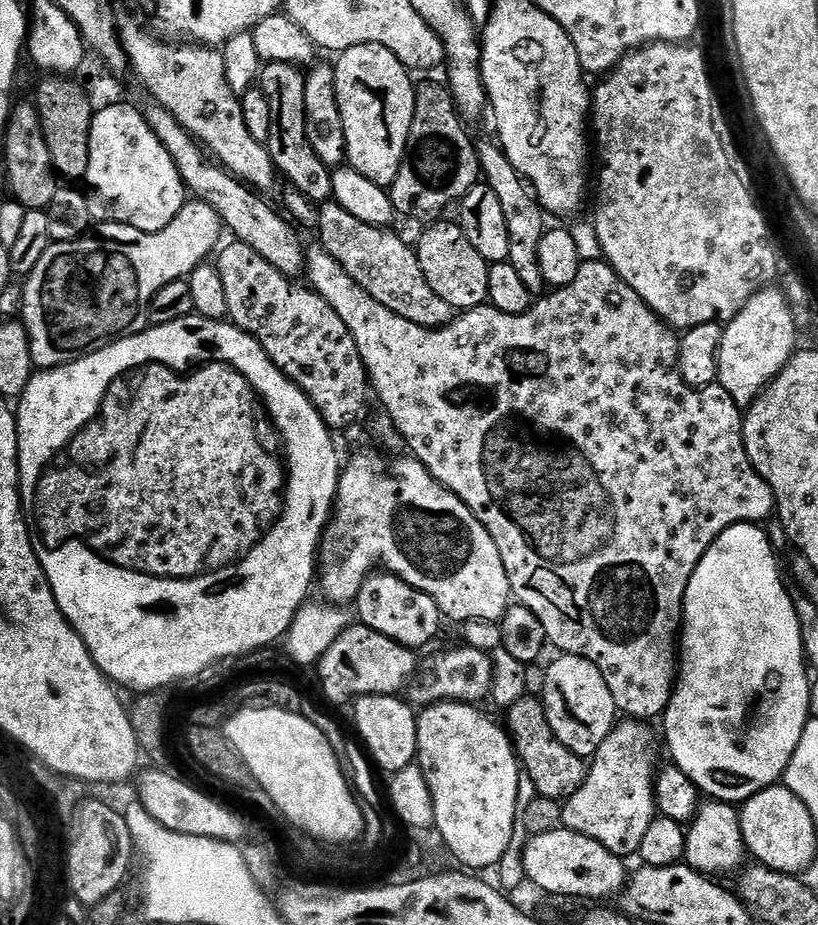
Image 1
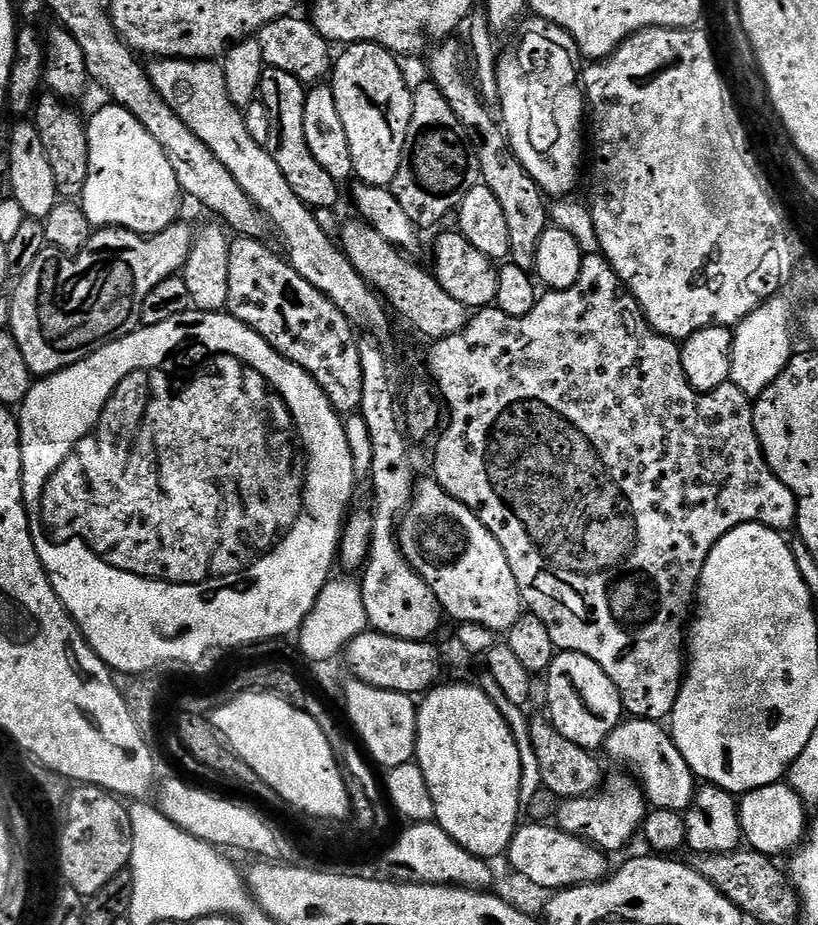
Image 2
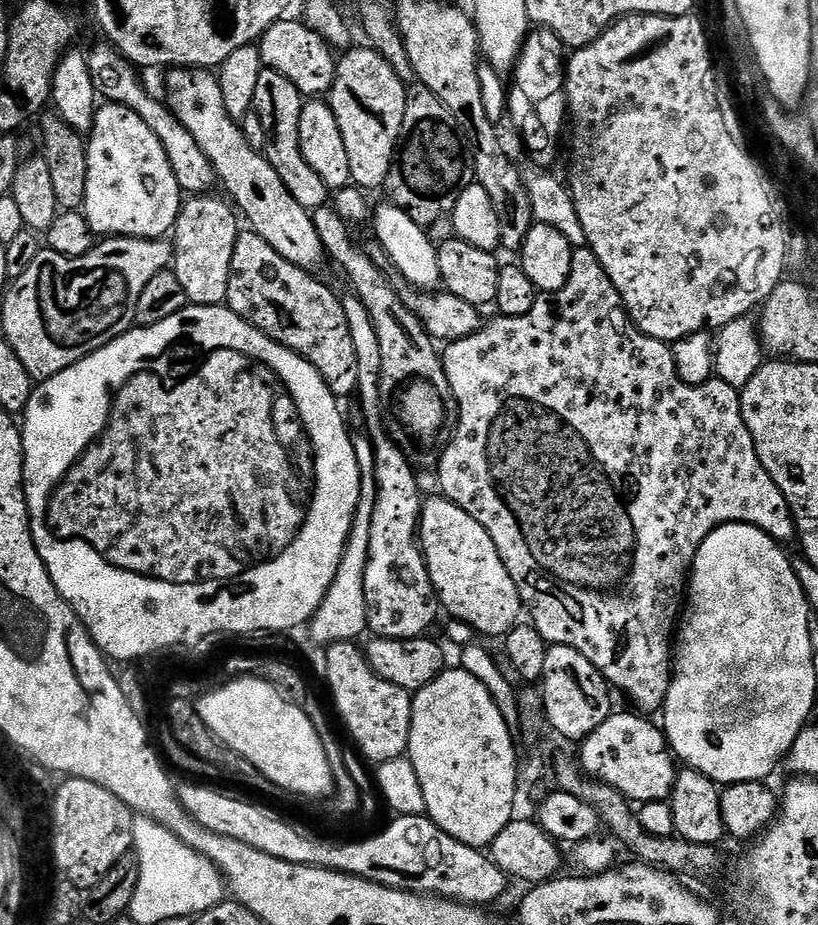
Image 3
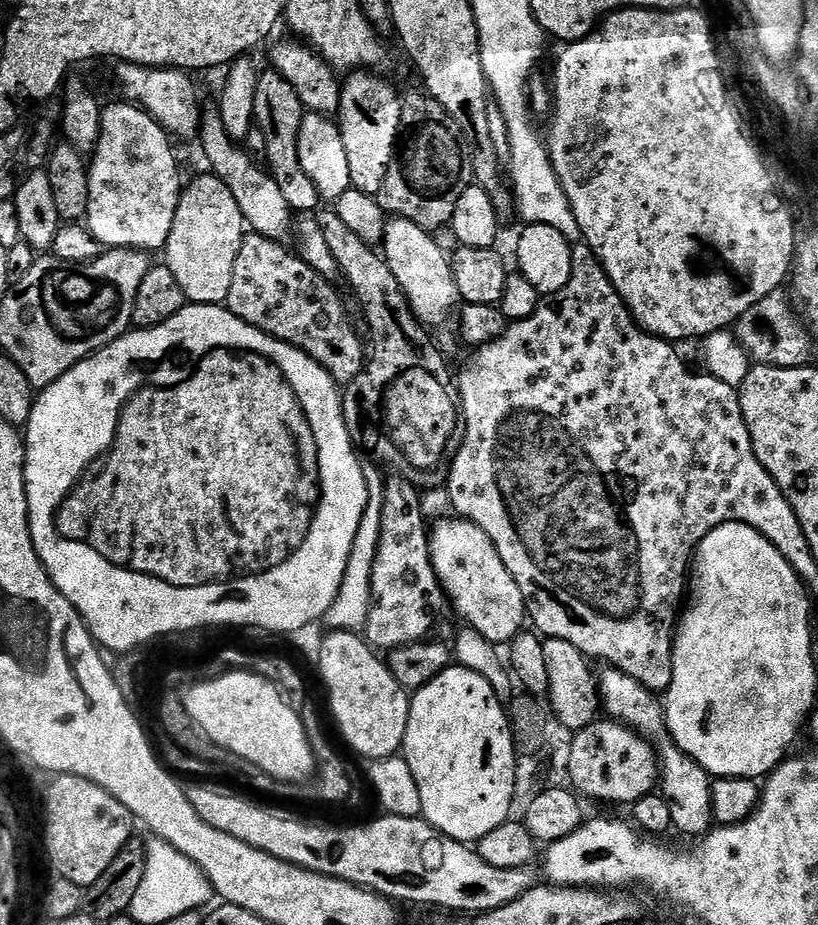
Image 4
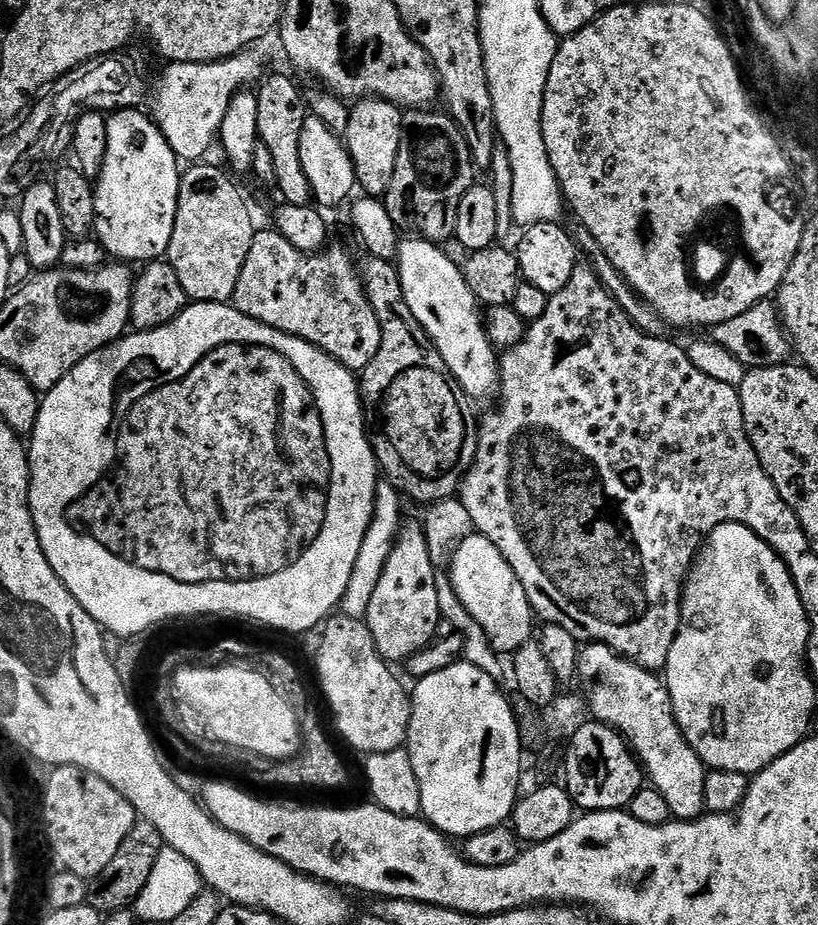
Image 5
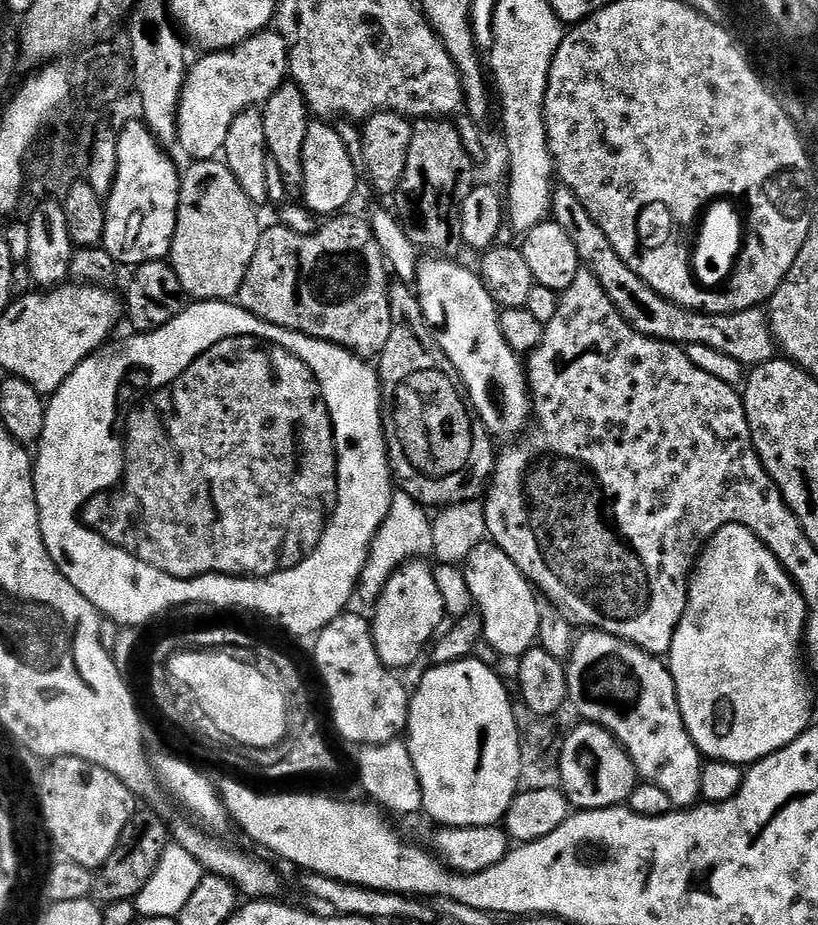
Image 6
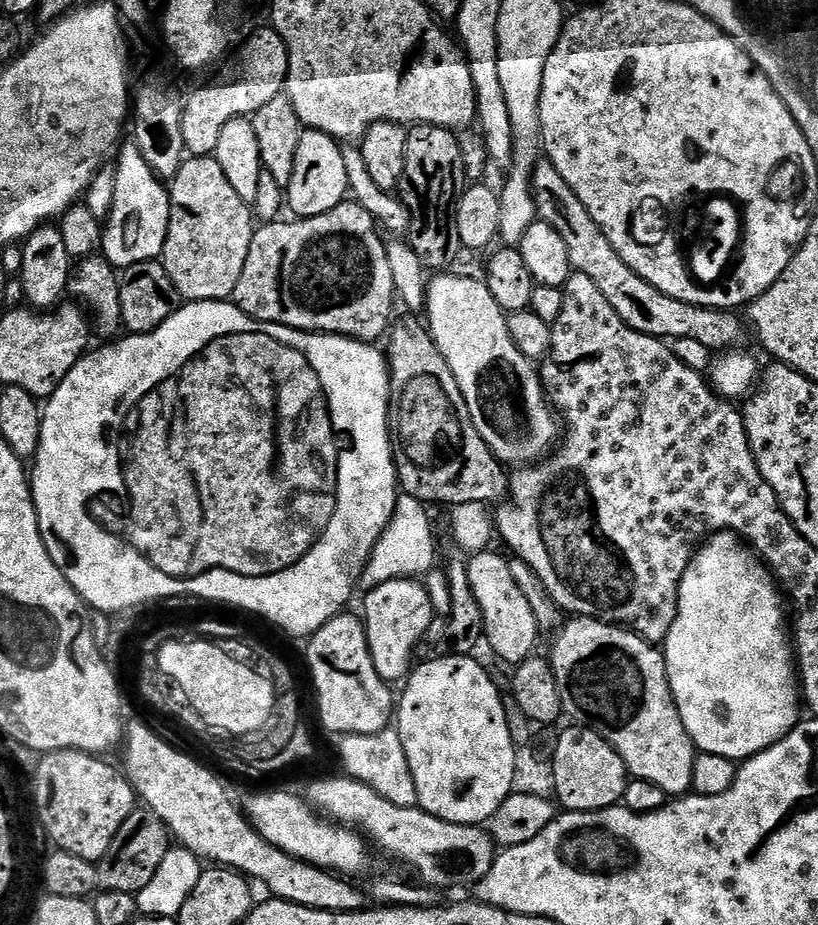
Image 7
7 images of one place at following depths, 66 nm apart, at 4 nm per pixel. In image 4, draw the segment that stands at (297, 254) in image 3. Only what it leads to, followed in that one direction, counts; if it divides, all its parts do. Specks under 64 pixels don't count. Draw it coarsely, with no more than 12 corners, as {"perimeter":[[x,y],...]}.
{"perimeter":[[219,111],[198,133],[251,231],[287,241],[294,213],[271,172],[230,138]]}

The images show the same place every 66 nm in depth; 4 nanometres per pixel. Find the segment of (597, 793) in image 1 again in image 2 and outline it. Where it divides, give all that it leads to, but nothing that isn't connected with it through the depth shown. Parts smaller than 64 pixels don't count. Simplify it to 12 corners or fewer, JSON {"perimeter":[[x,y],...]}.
{"perimeter":[[607,777],[608,796],[564,800],[555,823],[613,854],[641,831],[644,793]]}

